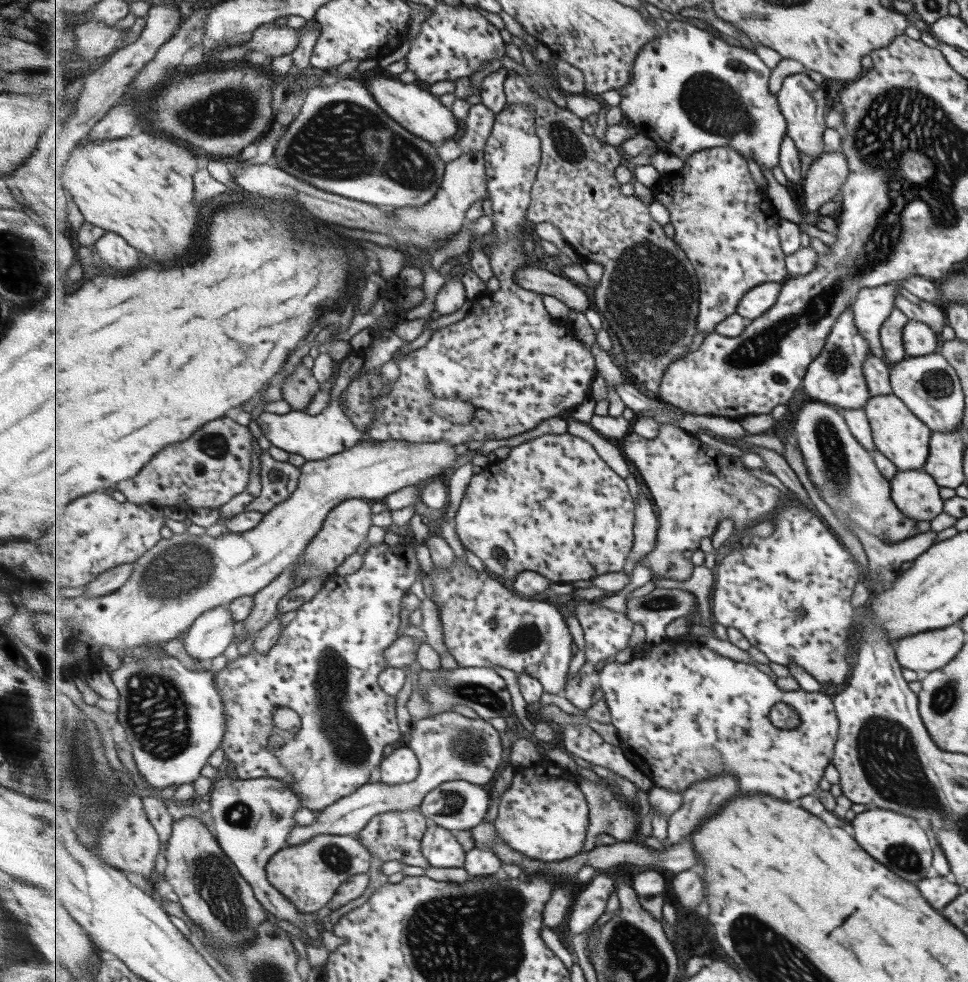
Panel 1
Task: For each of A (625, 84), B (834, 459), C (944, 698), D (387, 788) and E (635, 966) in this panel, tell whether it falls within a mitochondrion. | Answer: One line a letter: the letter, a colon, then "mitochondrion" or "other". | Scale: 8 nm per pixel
A: other
B: mitochondrion
C: mitochondrion
D: other
E: mitochondrion

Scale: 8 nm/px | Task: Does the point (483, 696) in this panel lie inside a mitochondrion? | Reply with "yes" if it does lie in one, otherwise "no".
yes

